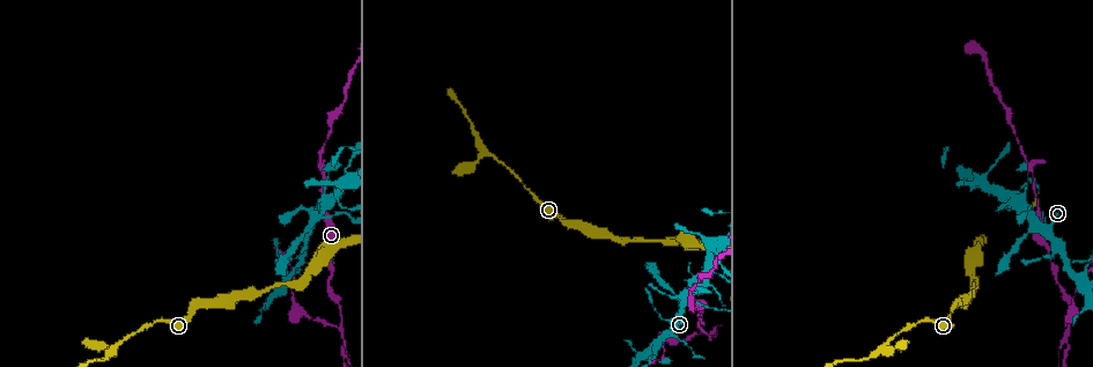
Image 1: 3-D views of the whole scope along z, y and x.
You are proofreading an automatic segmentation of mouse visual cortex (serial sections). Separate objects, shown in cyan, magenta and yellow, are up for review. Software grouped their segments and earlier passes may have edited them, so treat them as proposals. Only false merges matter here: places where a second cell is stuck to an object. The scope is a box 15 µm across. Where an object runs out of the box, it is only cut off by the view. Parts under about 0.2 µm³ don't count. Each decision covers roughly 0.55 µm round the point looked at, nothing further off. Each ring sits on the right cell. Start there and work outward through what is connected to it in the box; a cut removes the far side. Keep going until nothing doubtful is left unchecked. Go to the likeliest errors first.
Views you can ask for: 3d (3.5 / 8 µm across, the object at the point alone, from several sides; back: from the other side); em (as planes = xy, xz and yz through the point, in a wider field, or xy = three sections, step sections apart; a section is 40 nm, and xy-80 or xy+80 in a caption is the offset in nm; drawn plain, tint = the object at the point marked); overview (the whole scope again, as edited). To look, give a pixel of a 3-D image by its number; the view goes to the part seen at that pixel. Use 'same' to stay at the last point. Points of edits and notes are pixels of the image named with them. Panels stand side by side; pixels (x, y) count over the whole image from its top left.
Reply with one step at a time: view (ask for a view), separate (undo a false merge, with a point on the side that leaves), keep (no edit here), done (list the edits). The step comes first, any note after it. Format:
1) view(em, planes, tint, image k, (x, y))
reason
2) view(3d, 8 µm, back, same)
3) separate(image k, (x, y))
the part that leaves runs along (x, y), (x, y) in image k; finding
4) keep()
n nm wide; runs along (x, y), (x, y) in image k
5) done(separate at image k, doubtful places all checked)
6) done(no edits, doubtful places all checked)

view(3d, 3.5 µm, image 1, (340, 325))
two arms in line, one across

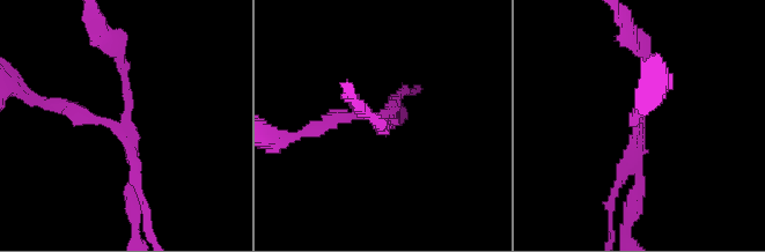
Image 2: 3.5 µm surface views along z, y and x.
view(em, xy, step 3, plain, image 2, (643, 121))

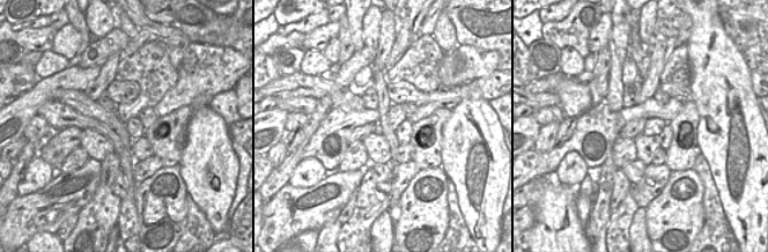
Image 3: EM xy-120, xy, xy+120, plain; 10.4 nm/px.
view(em, xy, step 3, tint, same)

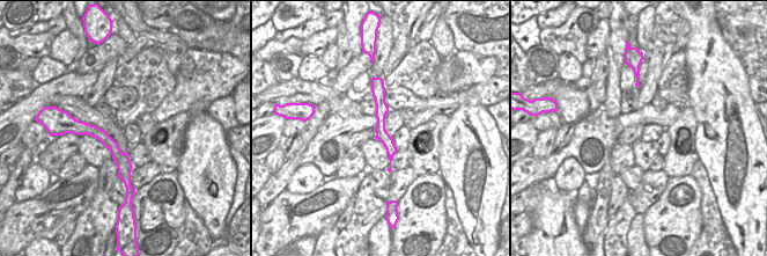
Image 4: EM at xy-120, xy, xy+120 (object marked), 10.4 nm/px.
separate(image 2, (80, 112))
two cells meet here

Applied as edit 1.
view(3d, 8 µm, image 1, (684, 296))
abrupt turn

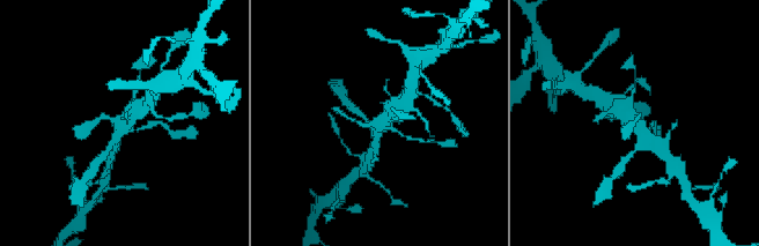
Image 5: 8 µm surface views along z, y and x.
view(3d, 3.5 µm, back, image 5, (642, 131))

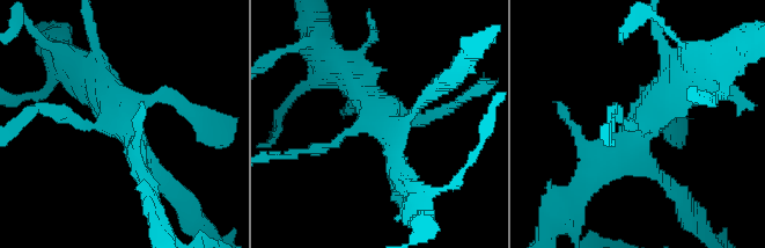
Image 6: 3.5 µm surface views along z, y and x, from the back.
view(em, xy, step 5, tint, image 6, (127, 123))
shape alone is not enough

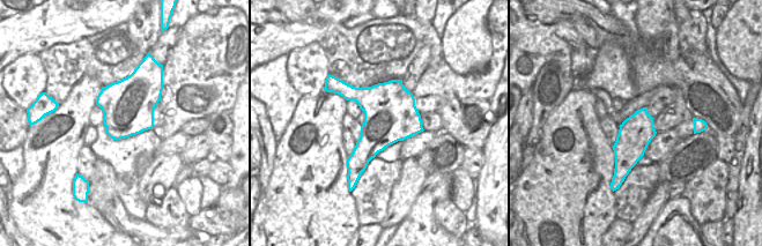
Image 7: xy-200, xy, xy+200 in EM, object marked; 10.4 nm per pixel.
keep()
runs along (583, 145), (610, 155), (690, 74) in image 6; all the same cell

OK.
view(3d, 3.5 µm, image 1, (885, 347))
sharp bend

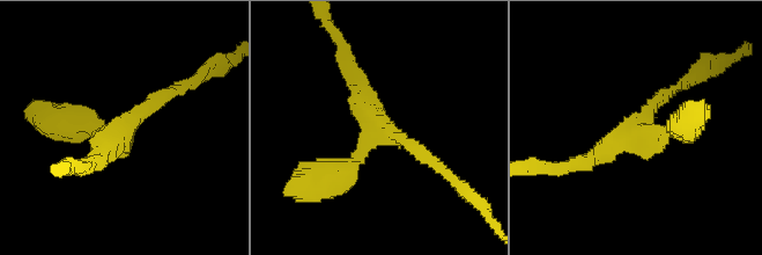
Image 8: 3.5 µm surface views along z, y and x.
view(em, xy, step 2, tint, image 8, (638, 128))

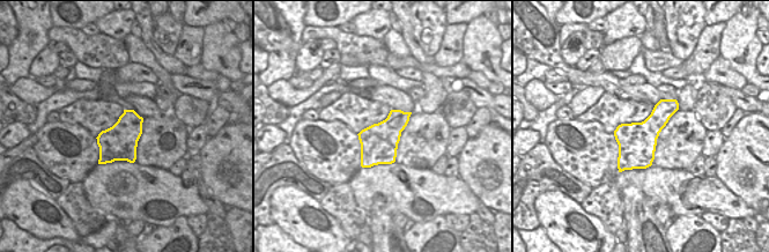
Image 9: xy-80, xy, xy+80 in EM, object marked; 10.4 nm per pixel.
keep()
runs along (182, 87), (125, 130), (72, 123) in image 8; continuous, no second cell

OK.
done(separate at image 2, doubtful places all checked)

